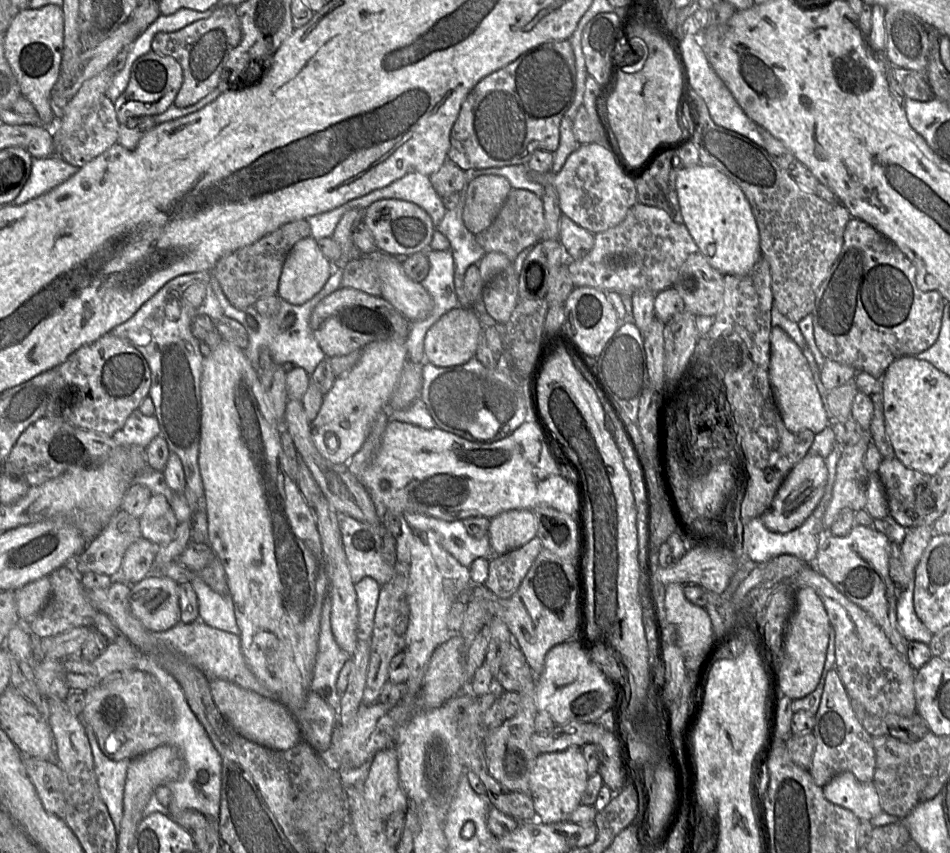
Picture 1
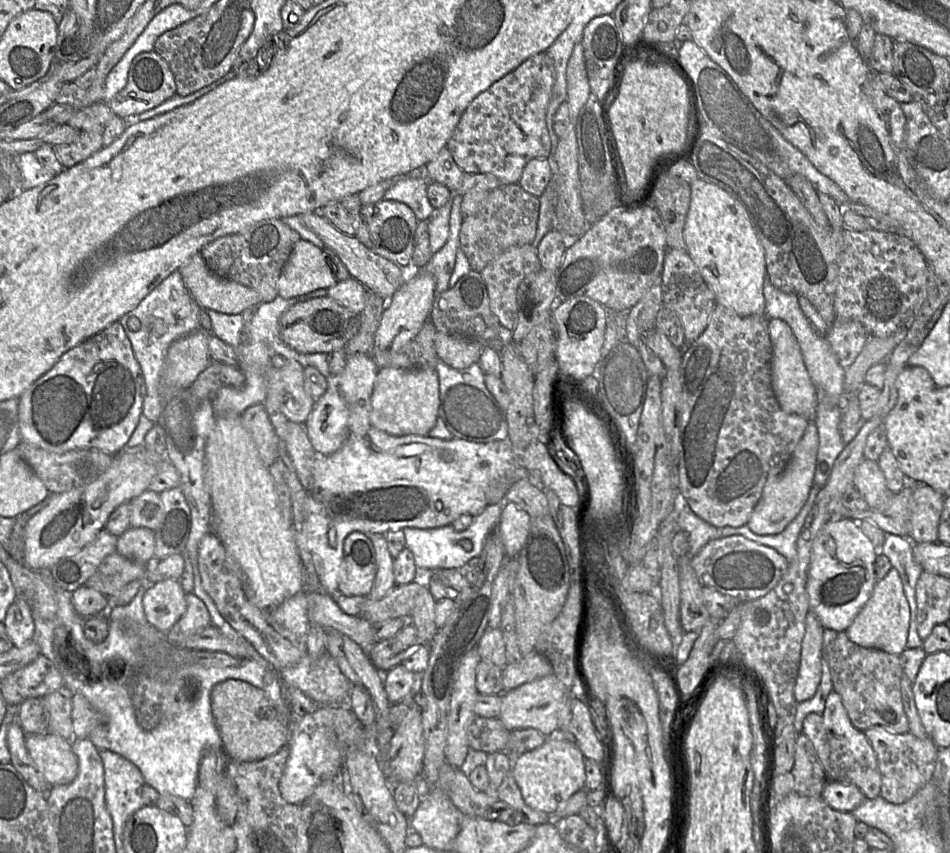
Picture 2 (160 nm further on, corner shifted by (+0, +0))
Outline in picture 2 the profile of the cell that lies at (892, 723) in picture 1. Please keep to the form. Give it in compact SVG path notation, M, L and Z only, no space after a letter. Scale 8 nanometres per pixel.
M839 632L828 646L828 664L833 690L841 696L843 706L855 728L865 731L871 726L880 725L898 734L909 732L908 718L902 703L902 667L899 656L857 645L847 634Z

